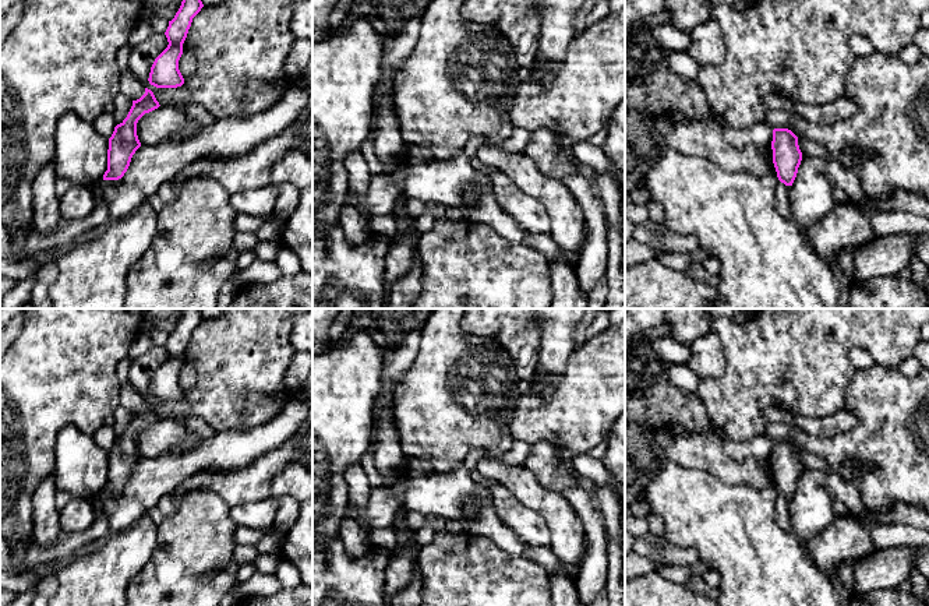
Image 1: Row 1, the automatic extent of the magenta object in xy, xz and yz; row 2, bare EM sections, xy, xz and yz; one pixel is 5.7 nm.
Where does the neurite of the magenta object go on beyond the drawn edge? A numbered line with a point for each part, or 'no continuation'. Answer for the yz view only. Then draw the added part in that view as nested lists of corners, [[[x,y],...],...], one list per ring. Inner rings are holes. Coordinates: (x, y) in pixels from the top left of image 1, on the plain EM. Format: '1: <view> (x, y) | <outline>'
1: yz (783, 518) | [[[778,493],[776,500],[776,522],[787,532],[794,532],[788,511],[790,501],[791,498],[785,498]]]

